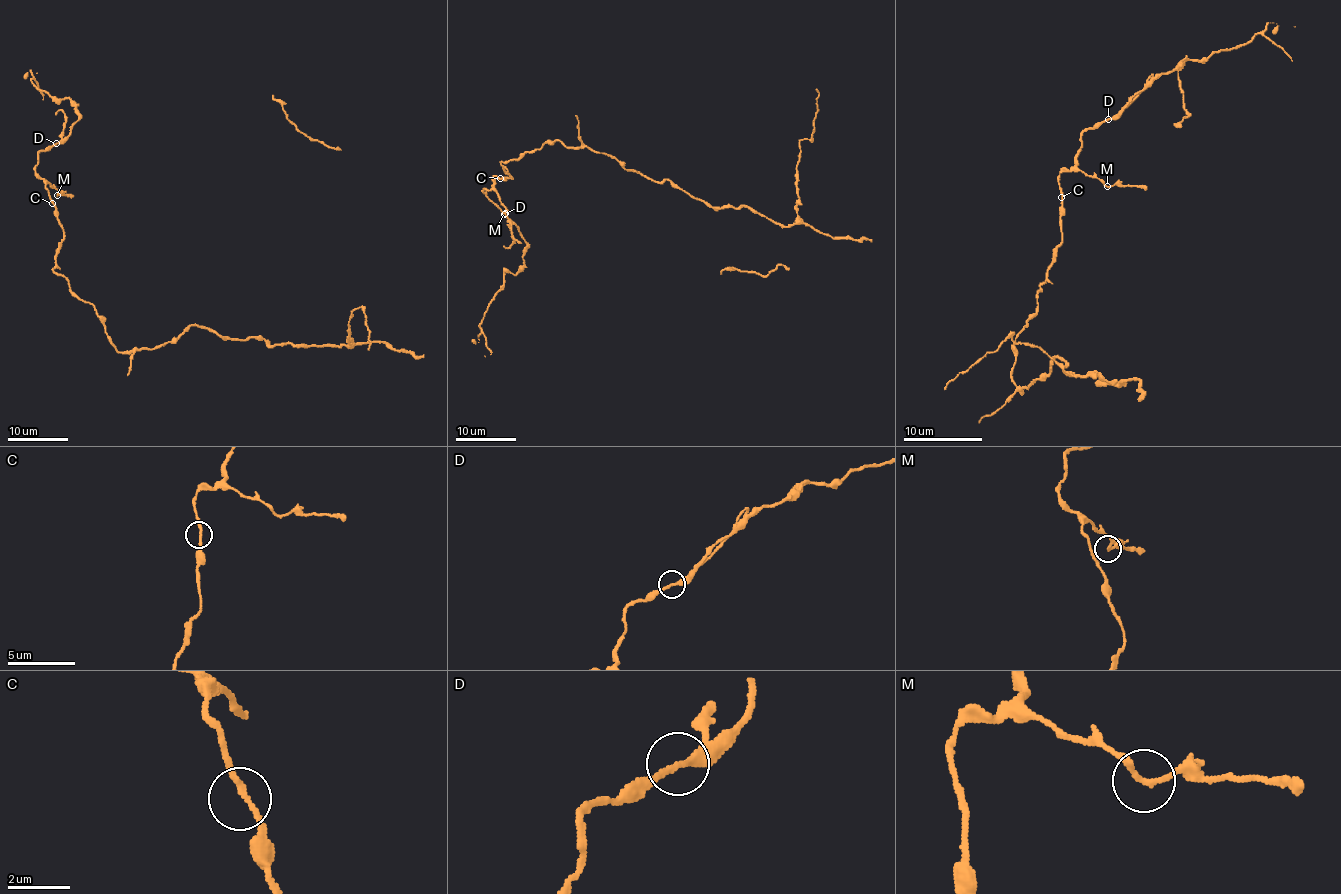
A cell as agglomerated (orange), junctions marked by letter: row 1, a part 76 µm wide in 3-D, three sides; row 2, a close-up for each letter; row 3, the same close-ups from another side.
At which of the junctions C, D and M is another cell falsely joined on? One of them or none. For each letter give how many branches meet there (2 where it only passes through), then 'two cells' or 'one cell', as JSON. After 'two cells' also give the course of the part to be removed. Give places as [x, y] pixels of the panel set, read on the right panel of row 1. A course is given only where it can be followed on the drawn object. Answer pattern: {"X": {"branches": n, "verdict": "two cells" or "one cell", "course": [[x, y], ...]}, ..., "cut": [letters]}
{"C": {"branches": 2, "verdict": "one cell"}, "D": {"branches": 2, "verdict": "one cell"}, "M": {"branches": 2, "verdict": "one cell"}, "cut": []}

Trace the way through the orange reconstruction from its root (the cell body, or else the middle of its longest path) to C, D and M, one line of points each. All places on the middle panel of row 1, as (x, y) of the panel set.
C: (522, 155), (518, 160), (503, 161), (504, 170), (512, 178), (500, 178)
D: (522, 155), (518, 160), (501, 163), (512, 178), (494, 176), (494, 185), (483, 190), (504, 214)
M: (522, 155), (518, 160), (501, 163), (512, 178), (494, 176), (494, 190), (506, 208), (504, 212)

